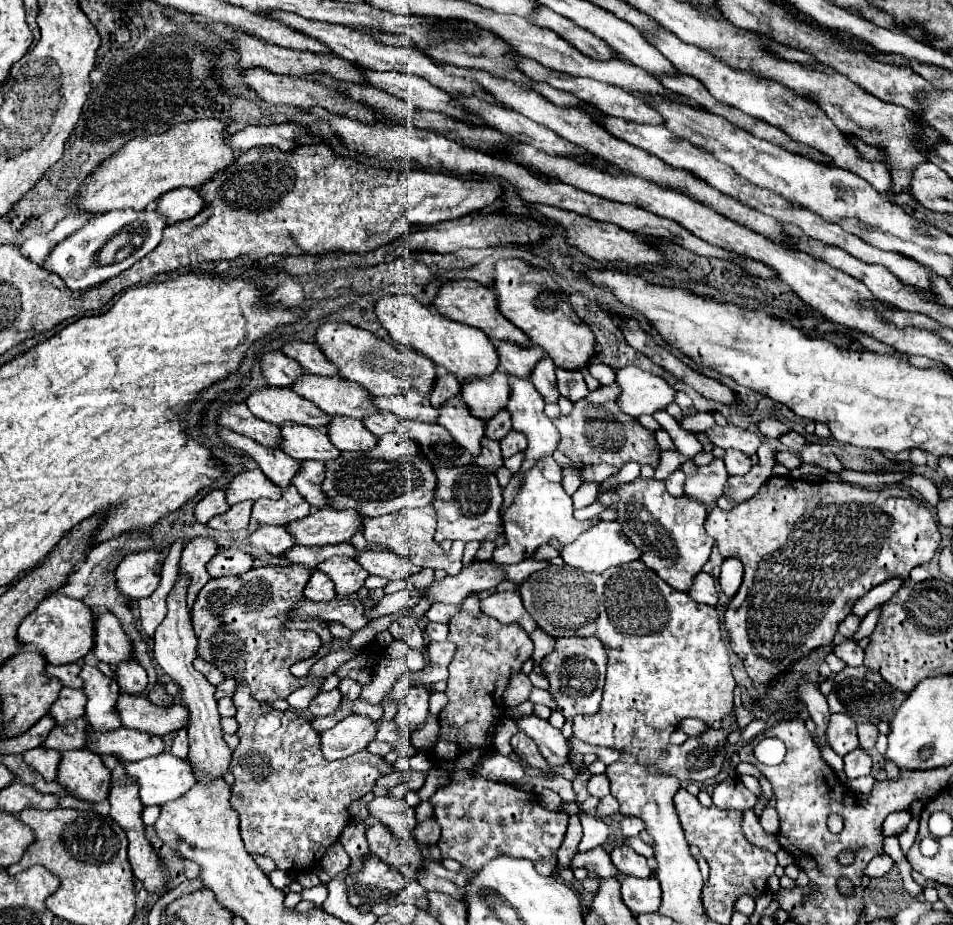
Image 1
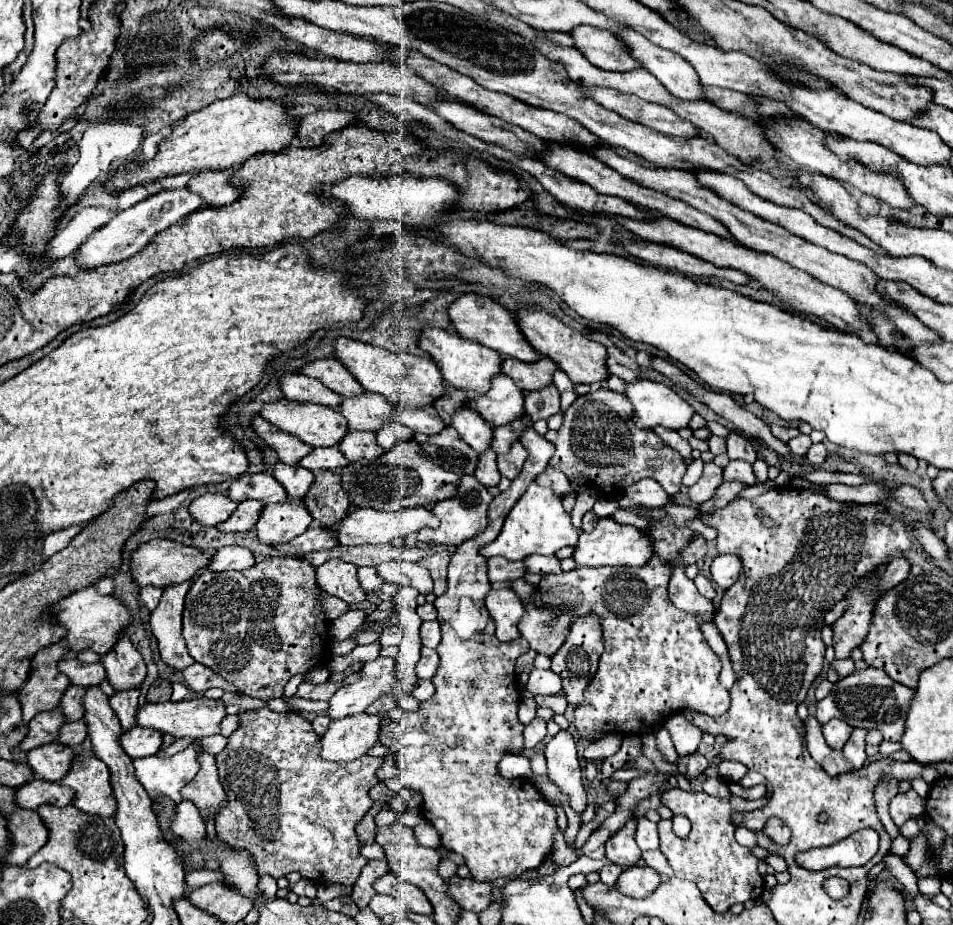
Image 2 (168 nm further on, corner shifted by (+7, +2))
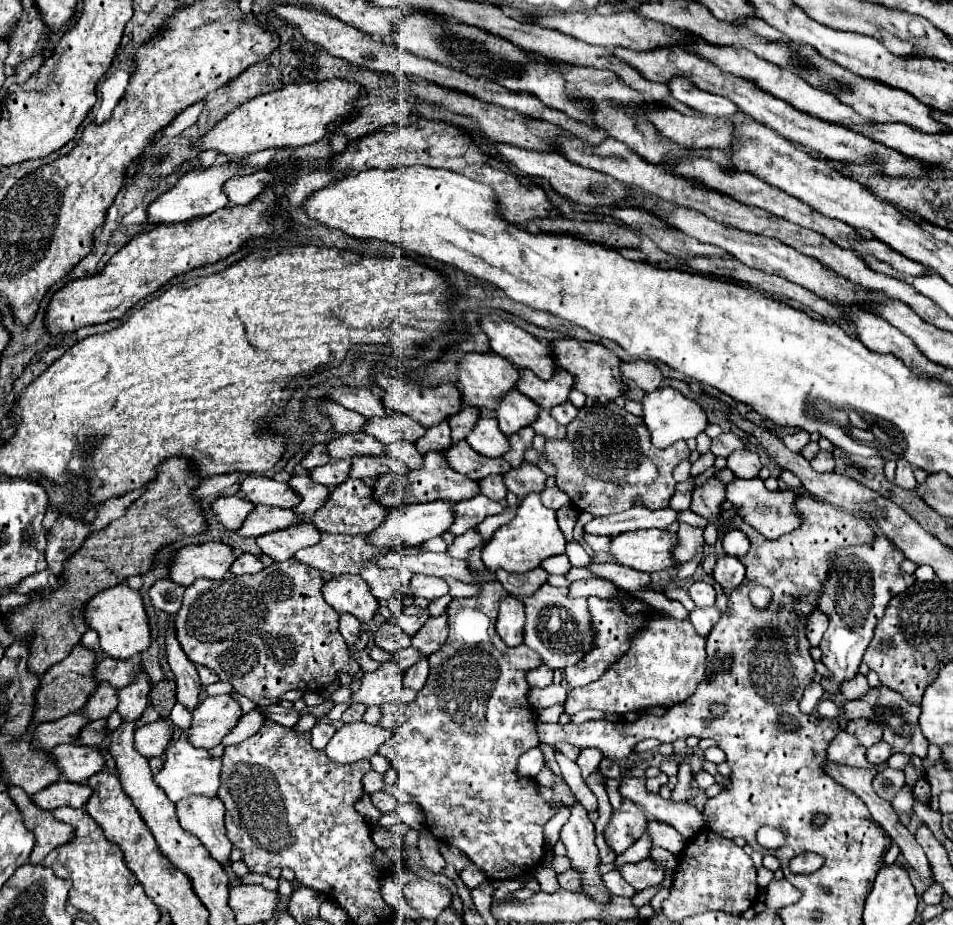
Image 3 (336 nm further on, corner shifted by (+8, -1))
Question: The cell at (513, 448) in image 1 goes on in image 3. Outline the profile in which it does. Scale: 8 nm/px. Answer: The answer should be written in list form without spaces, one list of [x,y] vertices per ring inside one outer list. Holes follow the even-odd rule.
[[[524,461],[518,469],[510,469],[502,477],[508,491],[518,495],[518,499],[524,499],[528,493],[540,493],[546,481],[546,475],[528,461]]]

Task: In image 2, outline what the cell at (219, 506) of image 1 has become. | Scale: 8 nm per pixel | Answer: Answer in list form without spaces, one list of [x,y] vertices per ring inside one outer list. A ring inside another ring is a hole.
[[[215,492],[195,498],[189,506],[189,512],[203,526],[215,526],[219,522],[225,522],[237,510],[237,506],[239,504],[229,500],[229,496]]]

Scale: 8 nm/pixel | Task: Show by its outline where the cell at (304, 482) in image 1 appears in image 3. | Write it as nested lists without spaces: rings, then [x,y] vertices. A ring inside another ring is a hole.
[[[348,477],[348,481],[344,481],[342,485],[336,485],[326,503],[314,511],[312,515],[312,523],[324,531],[324,533],[350,533],[350,535],[366,535],[370,533],[370,529],[376,529],[382,523],[382,517],[388,509],[382,509],[382,505],[378,505],[372,497],[372,487],[366,485],[362,479],[352,479]]]

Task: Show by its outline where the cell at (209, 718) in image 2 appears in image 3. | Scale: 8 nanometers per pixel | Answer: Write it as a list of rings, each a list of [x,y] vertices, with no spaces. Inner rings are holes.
[[[232,695],[206,697],[192,711],[192,723],[186,737],[194,747],[216,747],[222,737],[236,725],[242,709]]]

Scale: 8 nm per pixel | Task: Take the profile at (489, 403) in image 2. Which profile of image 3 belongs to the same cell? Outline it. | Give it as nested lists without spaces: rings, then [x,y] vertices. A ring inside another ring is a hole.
[[[512,389],[500,399],[494,413],[500,423],[500,431],[504,435],[510,435],[510,433],[516,433],[518,429],[530,425],[530,421],[534,421],[534,417],[538,415],[538,405],[534,401],[530,401],[530,397]]]

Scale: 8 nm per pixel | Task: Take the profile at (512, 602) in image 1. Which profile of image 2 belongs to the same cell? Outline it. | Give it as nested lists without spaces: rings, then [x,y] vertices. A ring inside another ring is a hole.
[[[491,590],[487,594],[487,610],[497,626],[497,638],[501,642],[511,642],[519,638],[517,622],[525,612],[525,606],[511,590]]]

